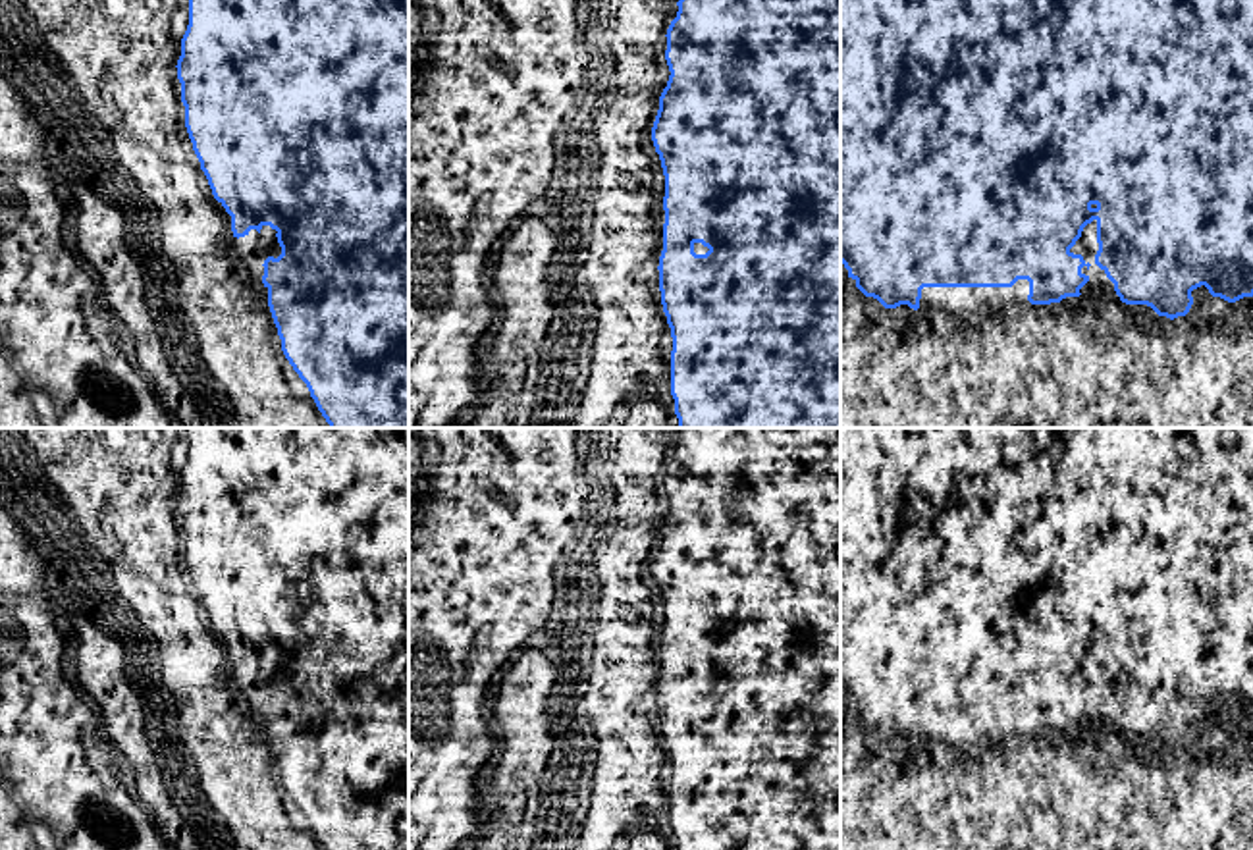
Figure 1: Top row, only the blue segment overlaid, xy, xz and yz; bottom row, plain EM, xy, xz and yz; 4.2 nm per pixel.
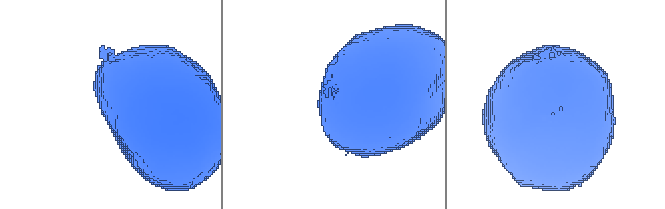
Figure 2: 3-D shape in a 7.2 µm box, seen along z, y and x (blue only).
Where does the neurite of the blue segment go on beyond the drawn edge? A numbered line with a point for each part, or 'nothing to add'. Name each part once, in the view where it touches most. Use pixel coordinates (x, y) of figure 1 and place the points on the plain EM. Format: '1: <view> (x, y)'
1: yz (1086, 789)

